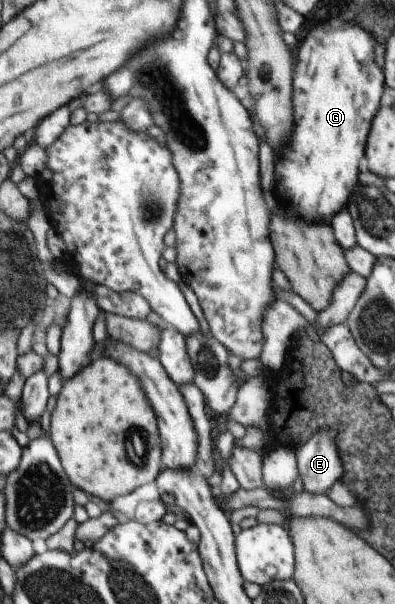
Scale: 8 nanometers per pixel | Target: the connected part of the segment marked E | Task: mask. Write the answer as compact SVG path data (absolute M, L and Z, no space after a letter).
M336 430L316 431L298 451L297 468L304 490L325 494L328 488L343 476L343 463L336 441Z

